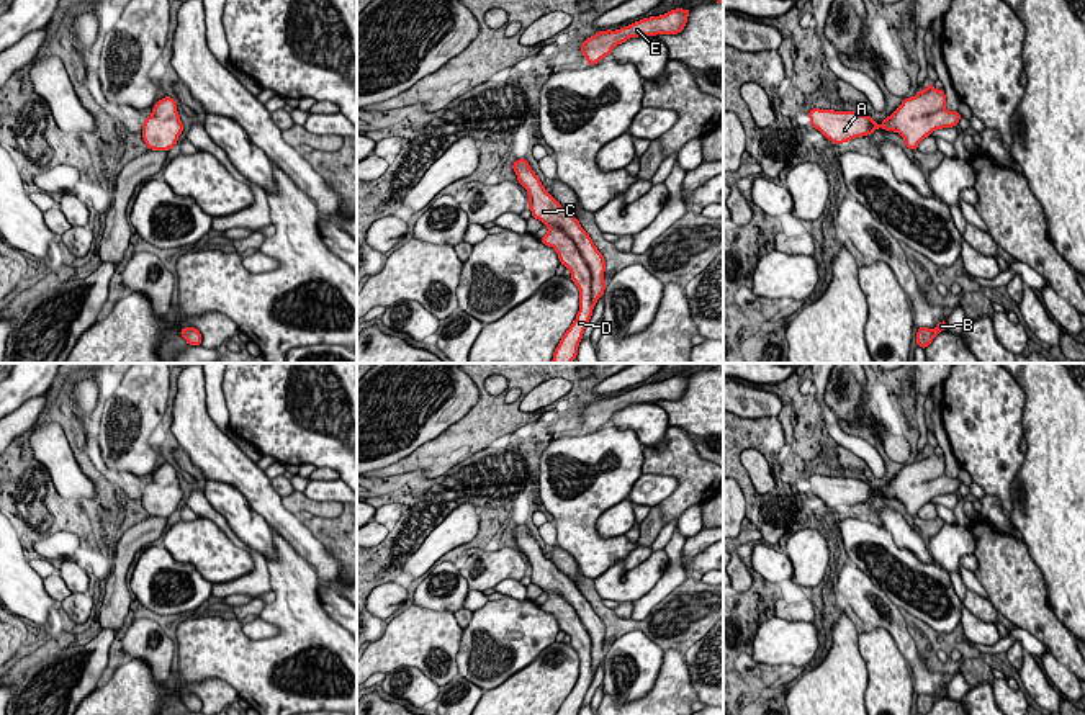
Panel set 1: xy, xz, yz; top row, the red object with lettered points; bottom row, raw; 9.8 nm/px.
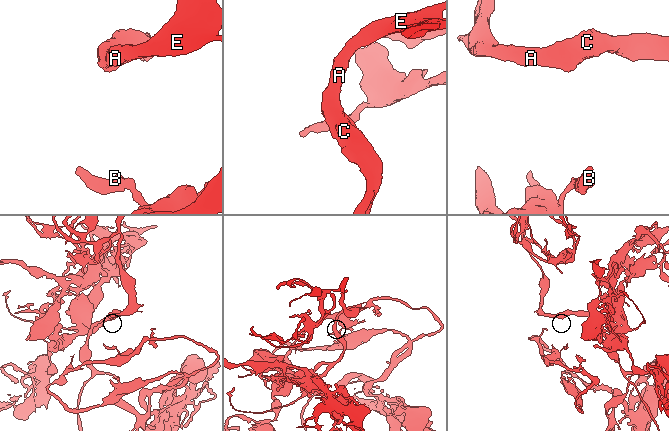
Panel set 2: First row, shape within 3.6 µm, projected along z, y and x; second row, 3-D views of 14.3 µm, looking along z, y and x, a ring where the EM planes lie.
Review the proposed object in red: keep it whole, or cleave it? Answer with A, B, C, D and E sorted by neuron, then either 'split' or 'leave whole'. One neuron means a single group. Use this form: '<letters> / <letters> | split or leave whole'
A B C D E | leave whole

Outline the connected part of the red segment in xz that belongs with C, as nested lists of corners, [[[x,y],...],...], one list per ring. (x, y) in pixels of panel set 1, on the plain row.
[[[517,525],[512,535],[527,556],[532,584],[548,594],[540,605],[542,610],[555,615],[560,630],[571,638],[570,645],[579,656],[579,677],[556,713],[578,715],[592,676],[606,656],[604,623],[579,587],[545,556],[527,525]]]

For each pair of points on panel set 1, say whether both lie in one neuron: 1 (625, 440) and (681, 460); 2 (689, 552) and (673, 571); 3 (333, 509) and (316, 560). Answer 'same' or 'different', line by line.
1: different
2: different
3: different

